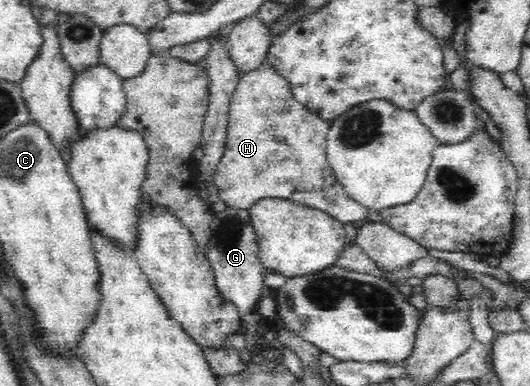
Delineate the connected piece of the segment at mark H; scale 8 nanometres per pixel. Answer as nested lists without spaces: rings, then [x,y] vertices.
[[[266,59],[258,70],[241,74],[236,90],[230,98],[230,116],[226,128],[224,156],[215,170],[212,183],[218,188],[220,205],[230,208],[250,208],[263,198],[294,201],[304,206],[324,211],[344,224],[352,222],[359,225],[367,221],[370,209],[352,200],[330,168],[326,148],[327,130],[331,122],[308,111],[292,93],[290,83],[278,74]]]

